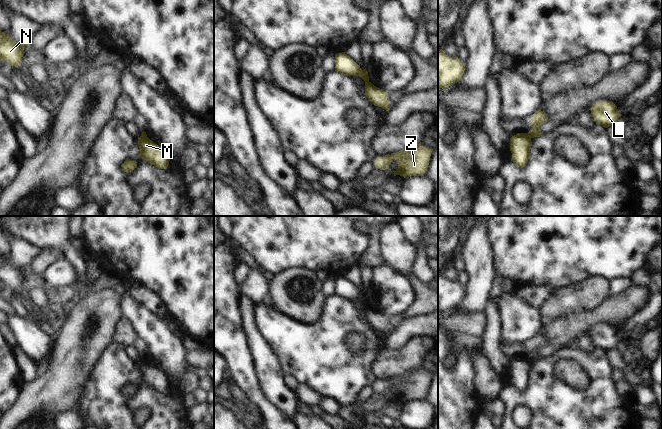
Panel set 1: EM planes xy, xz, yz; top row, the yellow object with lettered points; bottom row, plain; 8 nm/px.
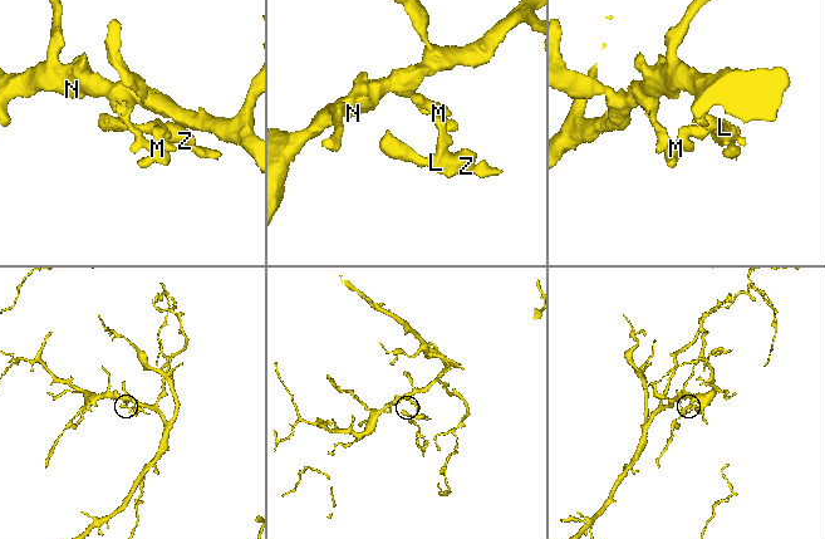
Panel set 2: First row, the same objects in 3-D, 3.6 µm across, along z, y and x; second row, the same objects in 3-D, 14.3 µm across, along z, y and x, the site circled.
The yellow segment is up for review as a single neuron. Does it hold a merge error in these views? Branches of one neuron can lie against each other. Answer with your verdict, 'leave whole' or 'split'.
split

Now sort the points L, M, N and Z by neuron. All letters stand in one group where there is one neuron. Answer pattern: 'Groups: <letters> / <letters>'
Groups: L Z / M N.

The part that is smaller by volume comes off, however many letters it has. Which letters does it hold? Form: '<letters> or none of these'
L, Z

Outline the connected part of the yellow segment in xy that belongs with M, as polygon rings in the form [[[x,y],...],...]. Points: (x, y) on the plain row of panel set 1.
[[[141,358],[138,361],[140,380],[159,393],[166,393],[169,389],[169,379],[157,368],[153,367],[147,360]]]

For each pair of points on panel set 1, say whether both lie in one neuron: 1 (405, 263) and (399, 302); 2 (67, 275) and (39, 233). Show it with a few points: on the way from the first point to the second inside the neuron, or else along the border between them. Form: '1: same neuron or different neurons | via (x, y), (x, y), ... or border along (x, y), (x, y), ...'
1: different neurons | border along (385, 263), (395, 270)
2: different neurons | border along (62, 257), (70, 263), (75, 273), (73, 279)

